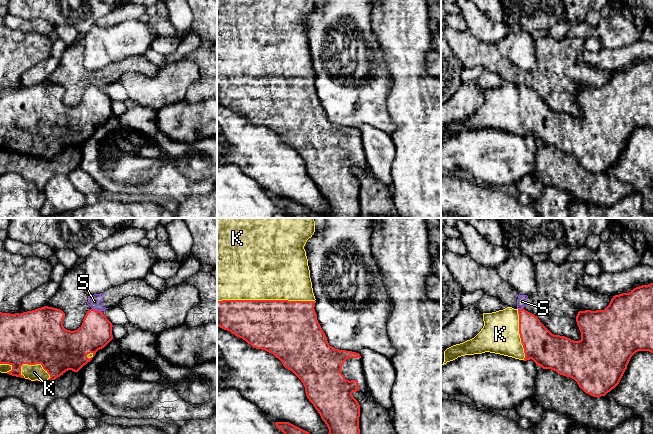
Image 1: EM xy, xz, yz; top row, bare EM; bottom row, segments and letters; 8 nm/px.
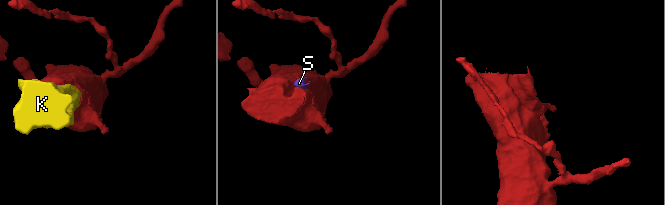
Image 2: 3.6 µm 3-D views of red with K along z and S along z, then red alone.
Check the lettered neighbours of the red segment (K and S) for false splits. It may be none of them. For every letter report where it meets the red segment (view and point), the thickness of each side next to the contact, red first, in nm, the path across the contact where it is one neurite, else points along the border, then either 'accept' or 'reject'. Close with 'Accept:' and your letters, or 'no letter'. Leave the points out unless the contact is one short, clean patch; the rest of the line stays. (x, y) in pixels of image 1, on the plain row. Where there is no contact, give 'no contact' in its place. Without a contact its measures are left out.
K: contact xz (265, 76); calibres 440 and 500 nm; accept
S: contact xy (96, 86); calibres 260 and 110 nm; border xy (92, 84), (101, 87); reject
Accept: K

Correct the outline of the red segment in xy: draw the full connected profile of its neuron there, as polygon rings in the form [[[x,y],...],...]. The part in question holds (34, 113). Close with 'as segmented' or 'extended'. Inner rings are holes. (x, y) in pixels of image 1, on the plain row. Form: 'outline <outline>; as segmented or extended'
outline [[[48,82],[21,90],[0,88],[0,148],[50,160],[68,146],[78,148],[92,136],[98,126],[104,124],[113,115],[113,101],[102,87],[88,86],[82,101],[74,107],[64,104],[64,93],[65,89],[62,86]]]; extended

